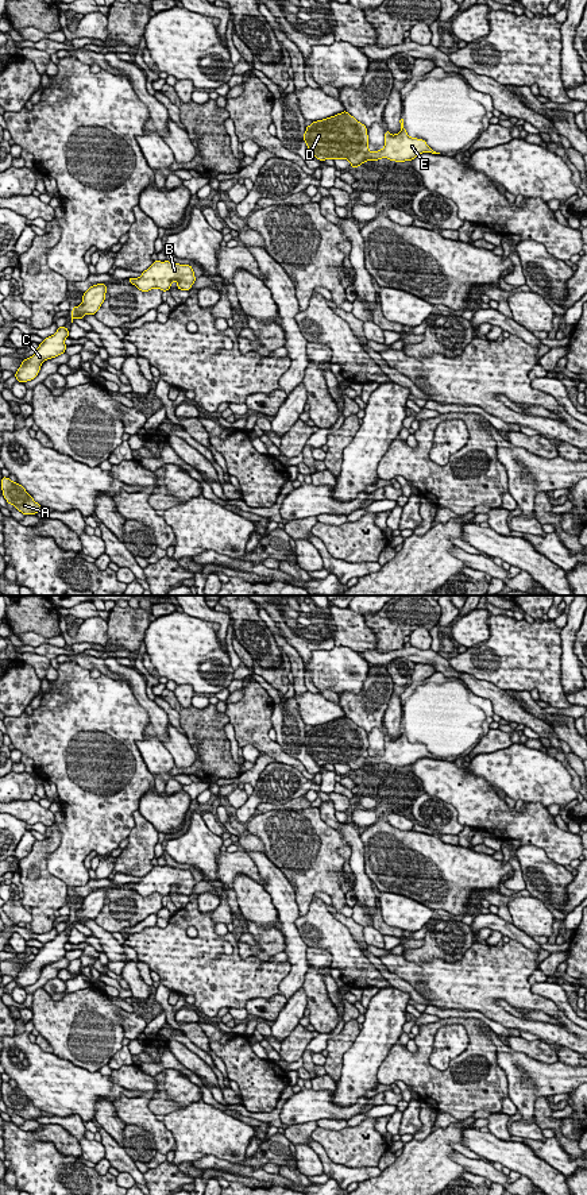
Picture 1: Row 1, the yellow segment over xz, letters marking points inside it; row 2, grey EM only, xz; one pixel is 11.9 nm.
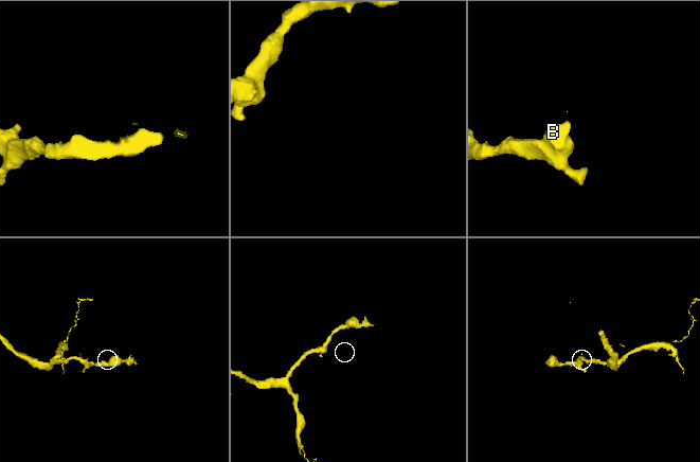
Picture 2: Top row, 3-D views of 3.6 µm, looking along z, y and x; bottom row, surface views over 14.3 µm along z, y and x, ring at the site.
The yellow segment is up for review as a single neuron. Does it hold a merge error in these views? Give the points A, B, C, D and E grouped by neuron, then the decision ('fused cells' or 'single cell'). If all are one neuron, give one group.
A B C D E; single cell

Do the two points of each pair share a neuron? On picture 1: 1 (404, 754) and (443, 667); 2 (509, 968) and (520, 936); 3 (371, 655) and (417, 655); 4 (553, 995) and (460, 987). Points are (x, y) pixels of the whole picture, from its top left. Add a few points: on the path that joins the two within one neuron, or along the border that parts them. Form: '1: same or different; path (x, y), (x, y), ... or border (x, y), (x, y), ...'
1: different; border (437, 671), (452, 679)
2: different; border (510, 939), (522, 943), (537, 953)
3: same; path (382, 656), (406, 654)
4: different; border (530, 986), (535, 994), (551, 999), (562, 1013)

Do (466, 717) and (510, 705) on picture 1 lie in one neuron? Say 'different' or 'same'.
different

